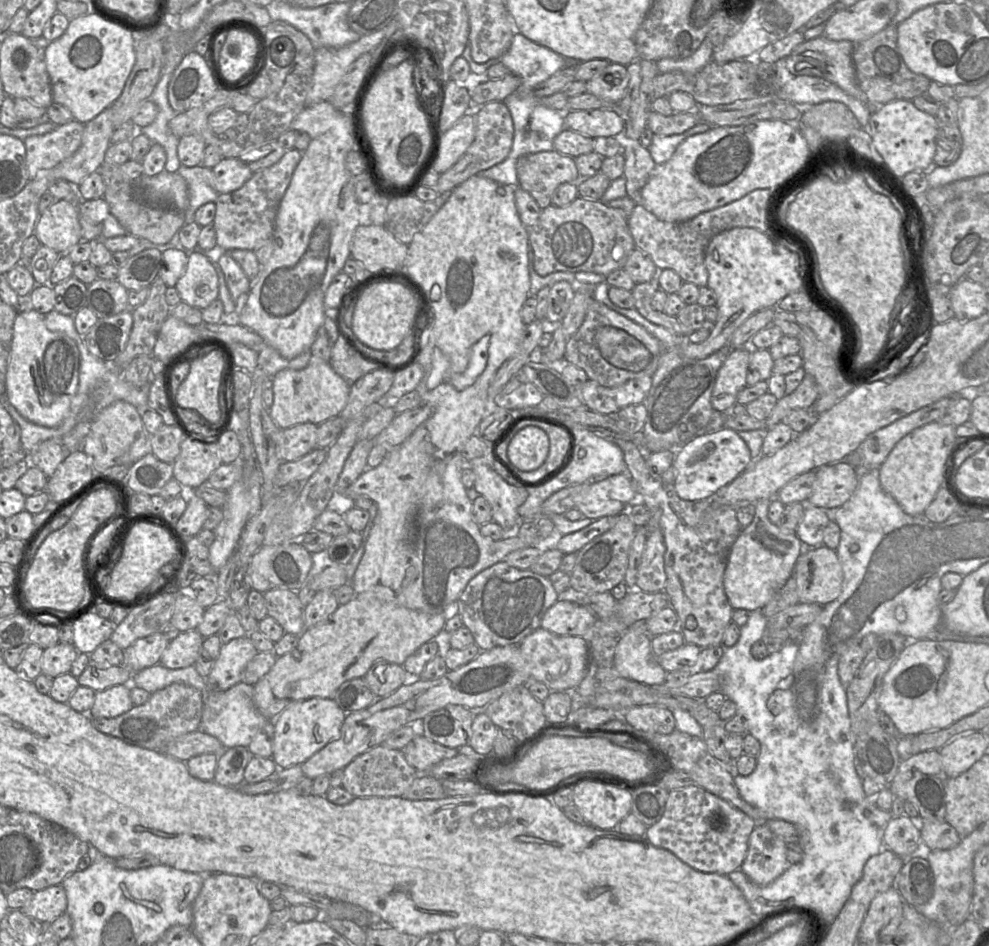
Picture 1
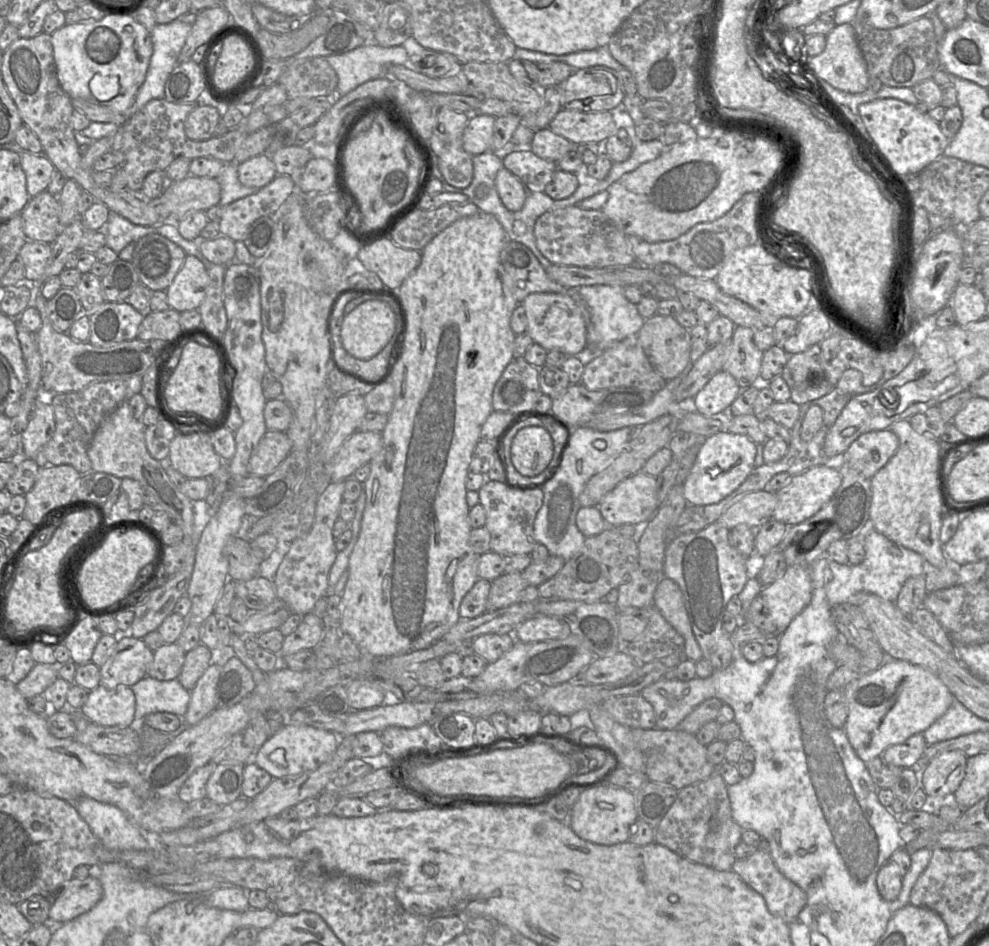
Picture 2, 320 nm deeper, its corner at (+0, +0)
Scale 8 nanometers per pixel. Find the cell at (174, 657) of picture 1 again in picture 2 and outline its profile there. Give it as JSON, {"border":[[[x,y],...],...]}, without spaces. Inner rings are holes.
{"border":[[[164,643],[154,652],[148,676],[162,681],[178,679],[185,657],[186,652],[177,643]]]}

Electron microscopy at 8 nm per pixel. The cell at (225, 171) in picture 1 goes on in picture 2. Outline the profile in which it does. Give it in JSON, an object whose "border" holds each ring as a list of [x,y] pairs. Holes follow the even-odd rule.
{"border":[[[267,153],[254,156],[237,165],[238,178],[246,187],[263,188],[277,175],[276,167]]]}

